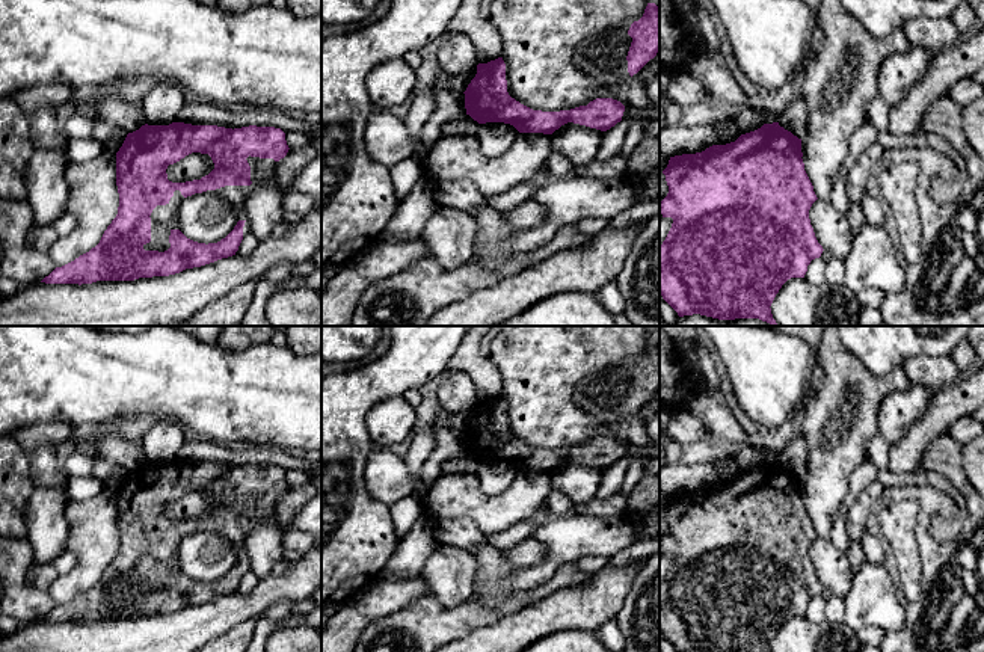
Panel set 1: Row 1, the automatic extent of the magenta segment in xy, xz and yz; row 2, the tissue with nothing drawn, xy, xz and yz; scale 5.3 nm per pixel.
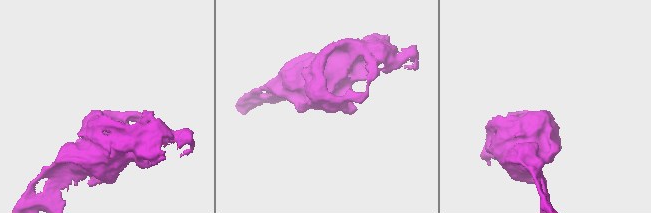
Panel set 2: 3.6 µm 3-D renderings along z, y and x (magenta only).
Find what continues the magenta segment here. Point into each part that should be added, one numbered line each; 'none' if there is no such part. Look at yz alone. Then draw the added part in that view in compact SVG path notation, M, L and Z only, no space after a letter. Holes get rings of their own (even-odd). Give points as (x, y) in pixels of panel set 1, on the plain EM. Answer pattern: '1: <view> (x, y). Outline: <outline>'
none

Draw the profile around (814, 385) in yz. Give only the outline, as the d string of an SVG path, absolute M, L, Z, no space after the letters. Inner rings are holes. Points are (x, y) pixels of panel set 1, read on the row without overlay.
M815 365L813 374L807 383L806 392L804 392L804 400L807 401L819 388L823 382L823 371L819 367Z

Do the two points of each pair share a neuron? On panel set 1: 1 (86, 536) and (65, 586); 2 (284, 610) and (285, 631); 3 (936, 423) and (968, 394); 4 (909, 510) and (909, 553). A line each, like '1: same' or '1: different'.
1: same
2: same
3: same
4: same

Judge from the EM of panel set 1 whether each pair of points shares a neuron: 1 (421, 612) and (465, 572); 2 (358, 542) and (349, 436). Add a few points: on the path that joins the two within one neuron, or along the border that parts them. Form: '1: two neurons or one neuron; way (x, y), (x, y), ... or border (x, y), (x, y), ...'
1: two neurons; border (430, 589), (445, 605), (458, 605), (471, 596)
2: one neuron; way (355, 516), (353, 462)

